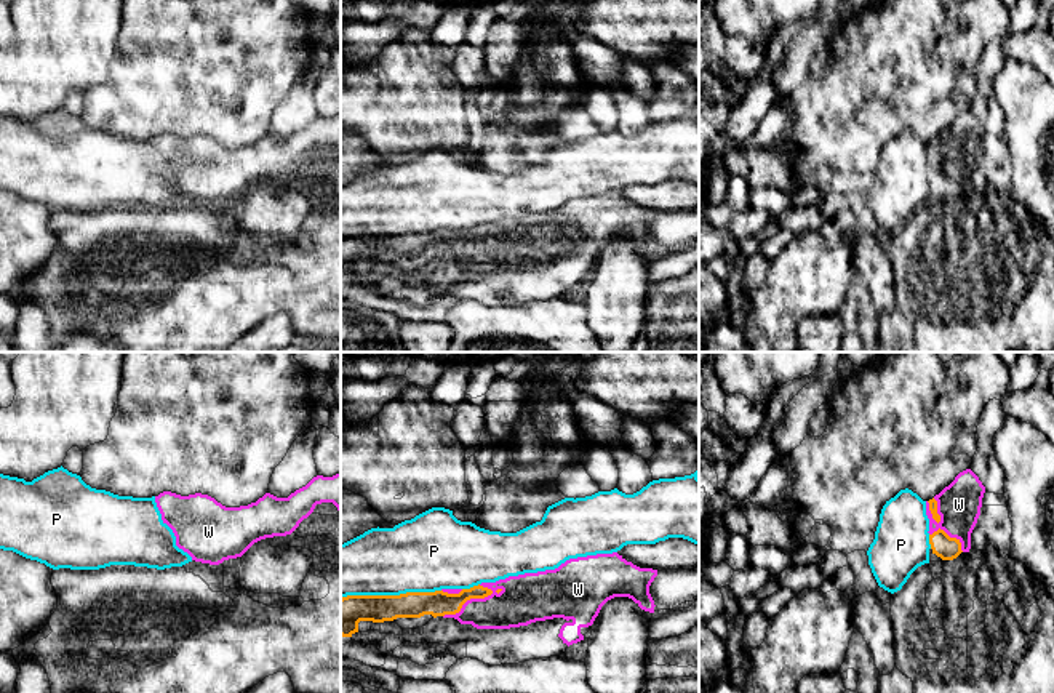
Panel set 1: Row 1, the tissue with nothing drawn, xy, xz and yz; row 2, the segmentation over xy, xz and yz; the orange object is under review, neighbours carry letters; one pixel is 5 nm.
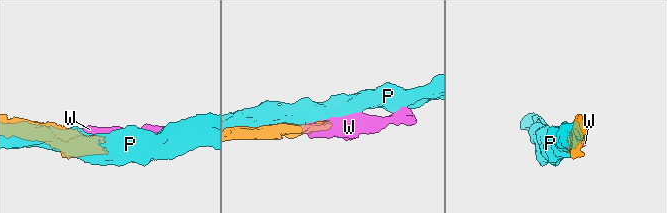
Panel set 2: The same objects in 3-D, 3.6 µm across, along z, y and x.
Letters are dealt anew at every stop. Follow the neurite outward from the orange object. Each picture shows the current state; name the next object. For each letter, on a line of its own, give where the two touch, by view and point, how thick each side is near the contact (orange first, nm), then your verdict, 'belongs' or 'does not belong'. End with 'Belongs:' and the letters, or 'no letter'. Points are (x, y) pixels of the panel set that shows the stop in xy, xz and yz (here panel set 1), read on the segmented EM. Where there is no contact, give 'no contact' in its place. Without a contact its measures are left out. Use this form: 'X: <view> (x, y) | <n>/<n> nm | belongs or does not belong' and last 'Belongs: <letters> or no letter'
P: xz (391, 596) | 160/360 nm | does not belong
W: xz (472, 597) | 130/240 nm | belongs
Belongs: W

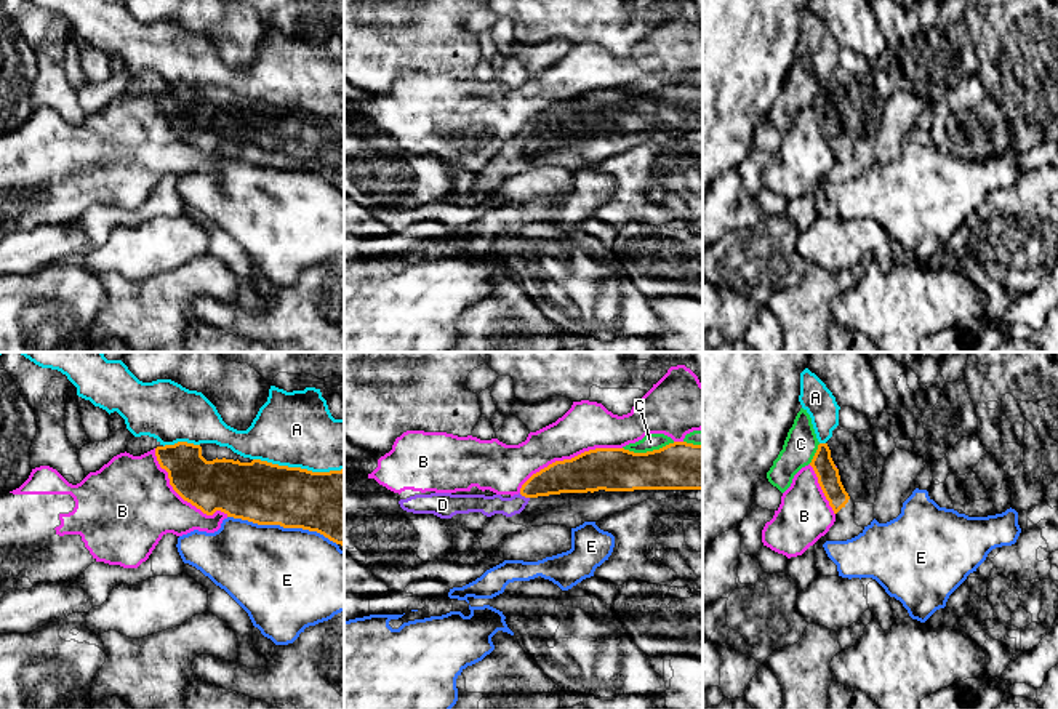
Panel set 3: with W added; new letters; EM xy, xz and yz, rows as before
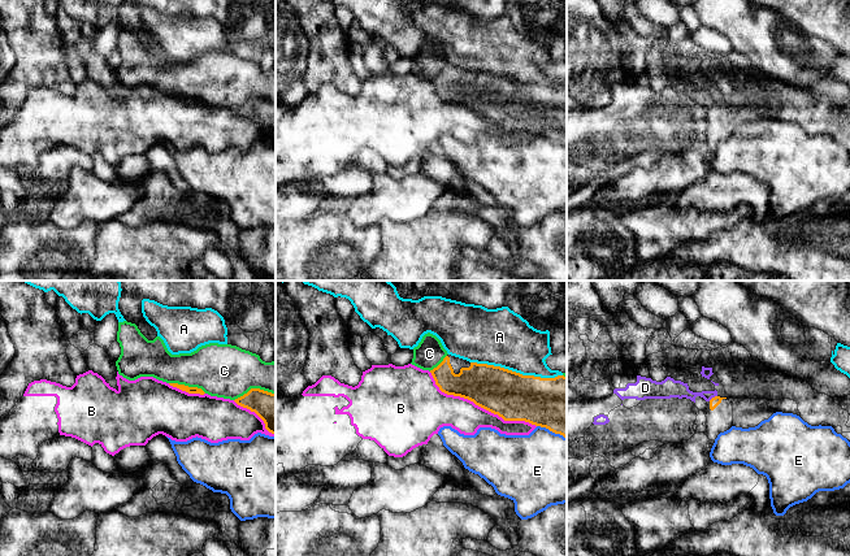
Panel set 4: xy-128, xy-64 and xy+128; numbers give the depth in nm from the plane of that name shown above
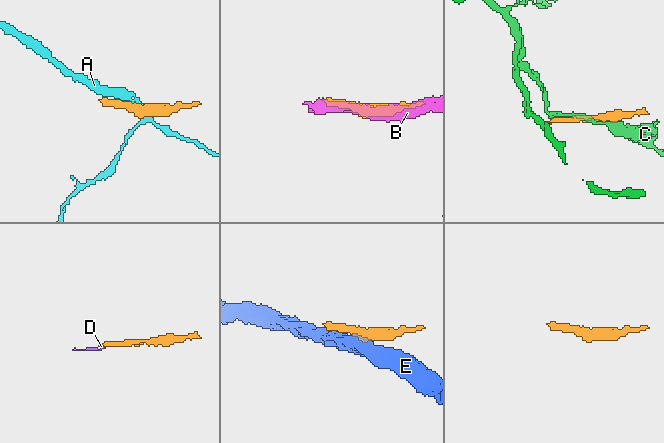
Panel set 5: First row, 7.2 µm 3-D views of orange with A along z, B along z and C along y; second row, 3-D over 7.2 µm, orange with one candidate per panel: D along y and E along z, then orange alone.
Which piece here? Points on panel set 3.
A: xy (298, 468) | 320/380 nm | does not belong
B: xz (569, 460) | 220/240 nm | does not belong
C: xz (649, 452) | 240/90 nm | does not belong
D: xz (524, 495) | 170/100 nm | does not belong
E: xy (282, 525) | 320/480 nm | does not belong
Belongs: no letter

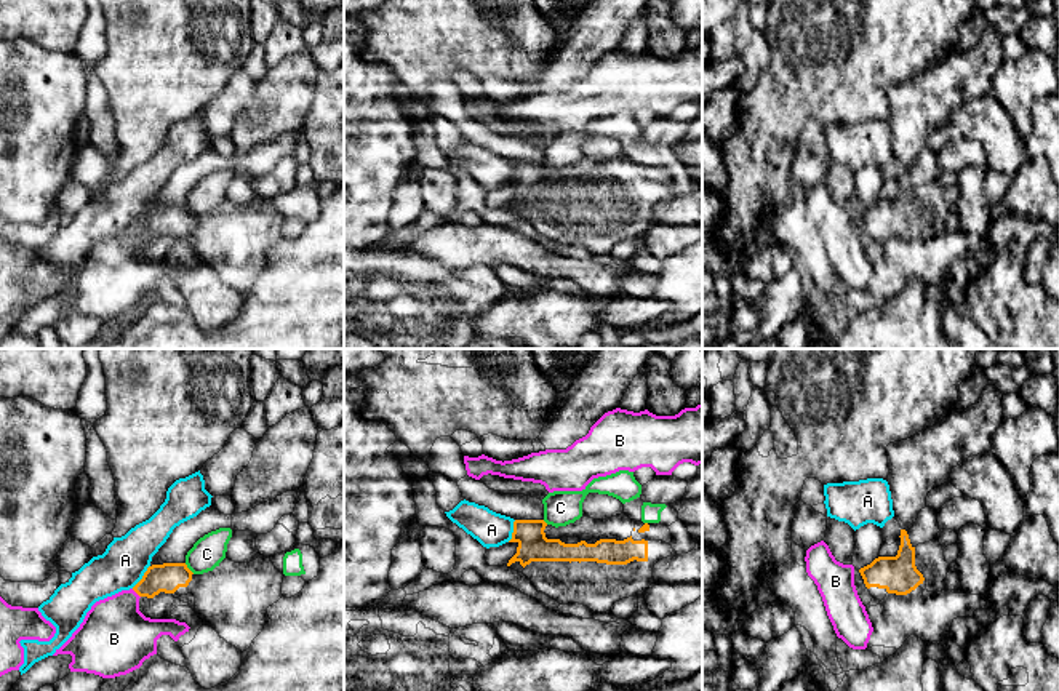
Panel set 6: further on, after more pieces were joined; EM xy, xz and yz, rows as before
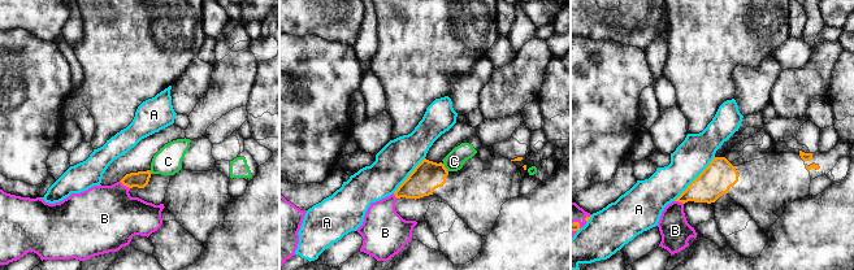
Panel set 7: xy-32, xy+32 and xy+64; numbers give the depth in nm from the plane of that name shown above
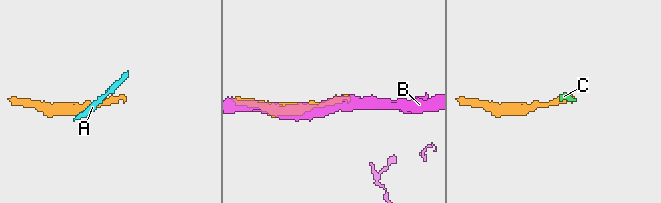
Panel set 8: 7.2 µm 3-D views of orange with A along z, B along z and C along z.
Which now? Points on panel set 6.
A: xy (143, 576) | 150/220 nm | does not belong
B: xy (136, 592) | 150/360 nm | does not belong
C: xy (187, 568) | 150/160 nm | does not belong
Belongs: no letter

